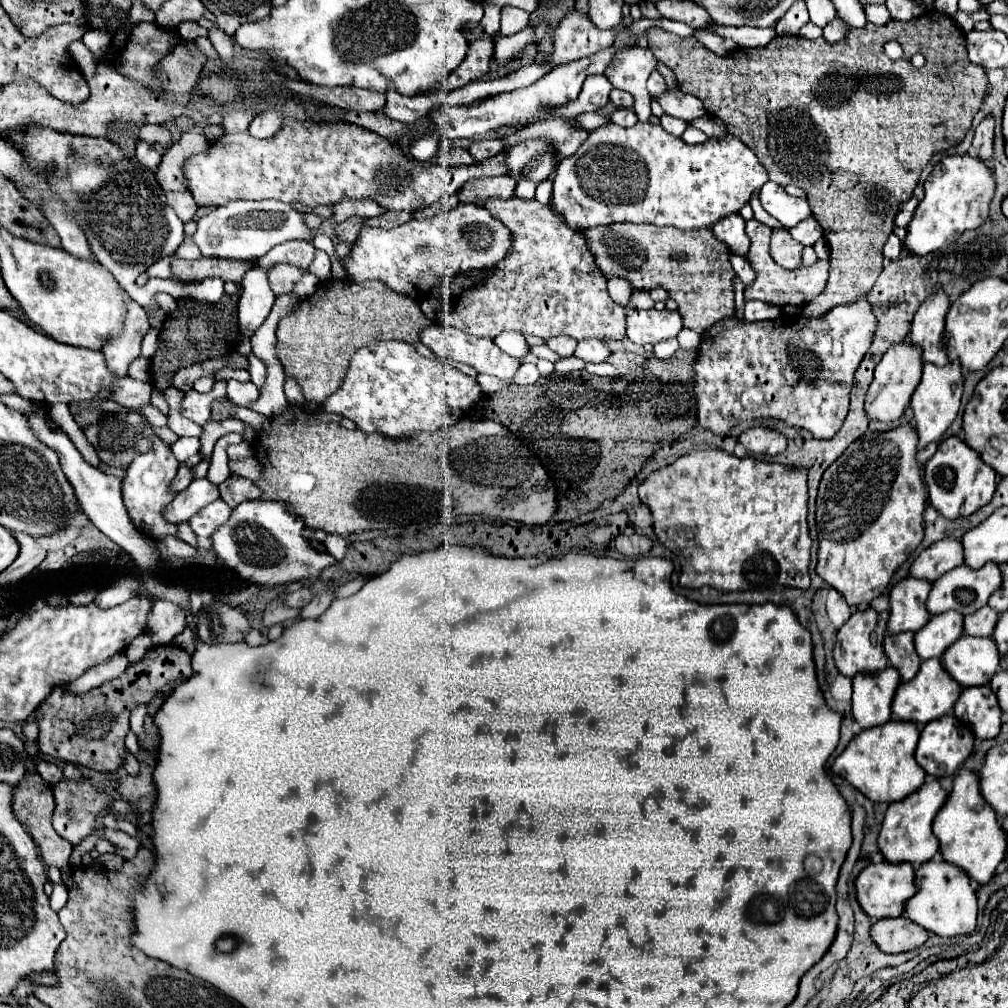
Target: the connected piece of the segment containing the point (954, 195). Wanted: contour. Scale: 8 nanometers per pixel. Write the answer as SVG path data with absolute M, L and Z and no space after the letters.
M946 155L940 163L942 171L932 171L924 183L924 199L908 225L904 247L914 255L926 255L954 243L964 231L980 227L990 211L996 181L992 169L972 155Z

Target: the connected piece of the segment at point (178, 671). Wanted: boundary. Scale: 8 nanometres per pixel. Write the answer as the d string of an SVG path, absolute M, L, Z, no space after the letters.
M170 643L152 647L142 661L130 665L120 677L106 681L86 695L66 693L64 685L58 685L34 713L40 725L38 747L42 753L62 761L84 765L96 771L116 771L126 761L124 737L130 731L130 711L136 705L148 705L154 695L162 691L162 687L178 685L192 675L194 671L190 655Z

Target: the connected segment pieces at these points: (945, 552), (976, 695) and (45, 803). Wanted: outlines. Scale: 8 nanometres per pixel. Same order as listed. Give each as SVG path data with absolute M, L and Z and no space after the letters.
M942 539L924 549L910 567L910 575L918 579L936 581L946 571L964 563L964 549L960 539Z
M988 685L962 689L962 695L954 707L954 715L980 739L994 739L1002 725L1002 709Z
M28 771L26 777L14 787L14 815L18 817L18 821L22 825L26 825L26 831L32 835L32 839L36 841L44 863L56 865L56 867L66 867L68 865L68 857L72 853L72 845L68 841L64 841L52 827L52 813L54 813L54 797L52 797L52 787L36 773L36 771Z

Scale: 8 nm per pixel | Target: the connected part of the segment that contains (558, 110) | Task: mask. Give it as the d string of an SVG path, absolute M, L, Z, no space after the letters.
M604 73L602 75L590 75L590 77L586 77L578 99L550 109L550 117L552 119L556 119L556 117L558 119L572 119L580 113L596 111L608 103L610 91L612 91L612 85Z

